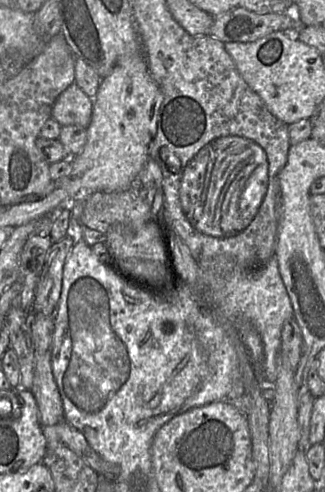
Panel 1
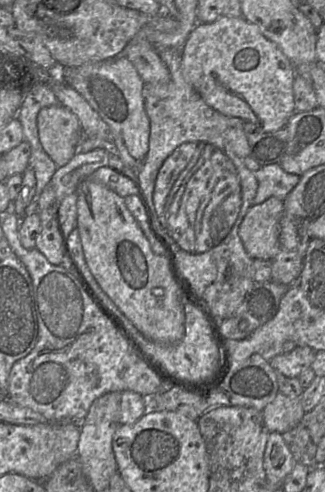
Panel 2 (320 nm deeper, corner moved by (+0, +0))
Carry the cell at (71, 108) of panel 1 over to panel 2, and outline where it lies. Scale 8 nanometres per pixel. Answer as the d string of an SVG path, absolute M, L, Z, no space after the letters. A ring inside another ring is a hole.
M57 103L40 110L37 126L45 152L57 167L65 166L77 153L83 132L77 116Z

